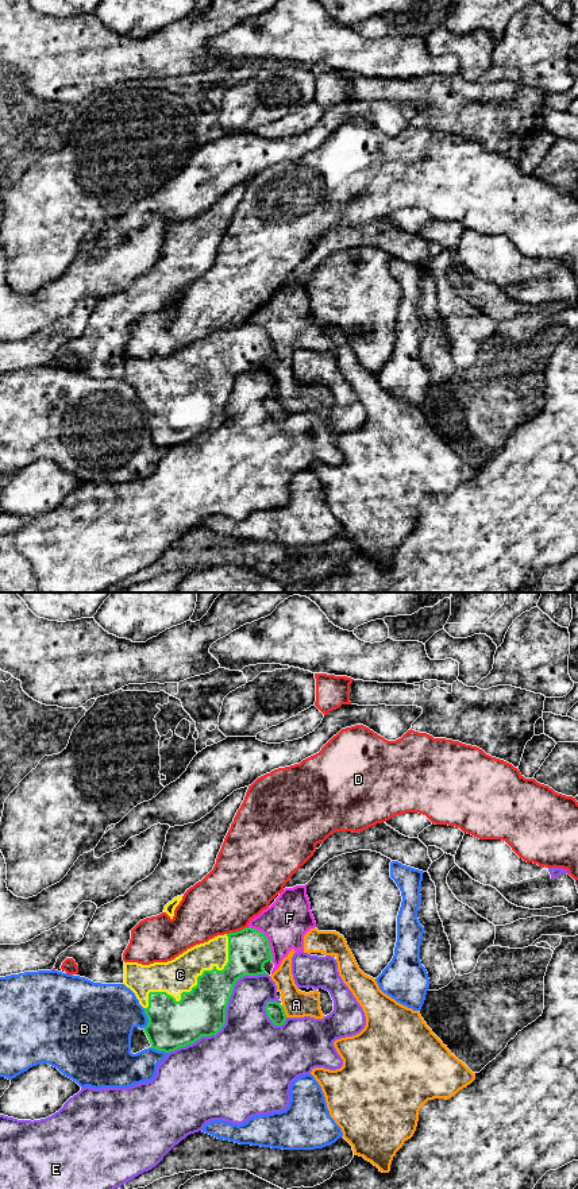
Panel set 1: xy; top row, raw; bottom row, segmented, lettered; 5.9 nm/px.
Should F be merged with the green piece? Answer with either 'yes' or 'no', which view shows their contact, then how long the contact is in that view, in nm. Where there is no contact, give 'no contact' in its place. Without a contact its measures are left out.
no; contact in xy; length 260 nm

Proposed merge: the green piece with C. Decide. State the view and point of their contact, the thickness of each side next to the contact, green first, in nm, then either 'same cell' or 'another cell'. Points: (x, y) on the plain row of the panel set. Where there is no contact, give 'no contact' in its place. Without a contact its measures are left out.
meets green in xy at (197, 379); 280 nm thick on the green side, 200 nm on the other; same cell

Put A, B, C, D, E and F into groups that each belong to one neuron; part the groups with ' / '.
A F / B / C / D / E

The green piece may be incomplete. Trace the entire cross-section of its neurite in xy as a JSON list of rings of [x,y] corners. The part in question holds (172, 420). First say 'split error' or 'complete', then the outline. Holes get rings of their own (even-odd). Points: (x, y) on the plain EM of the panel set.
split error; [[[246,323],[196,340],[167,358],[124,358],[123,379],[144,404],[149,418],[143,425],[151,443],[170,448],[201,432],[216,431],[226,420],[226,405],[235,378],[243,371],[267,370],[263,362],[269,356],[273,356],[273,350],[267,332]]]

